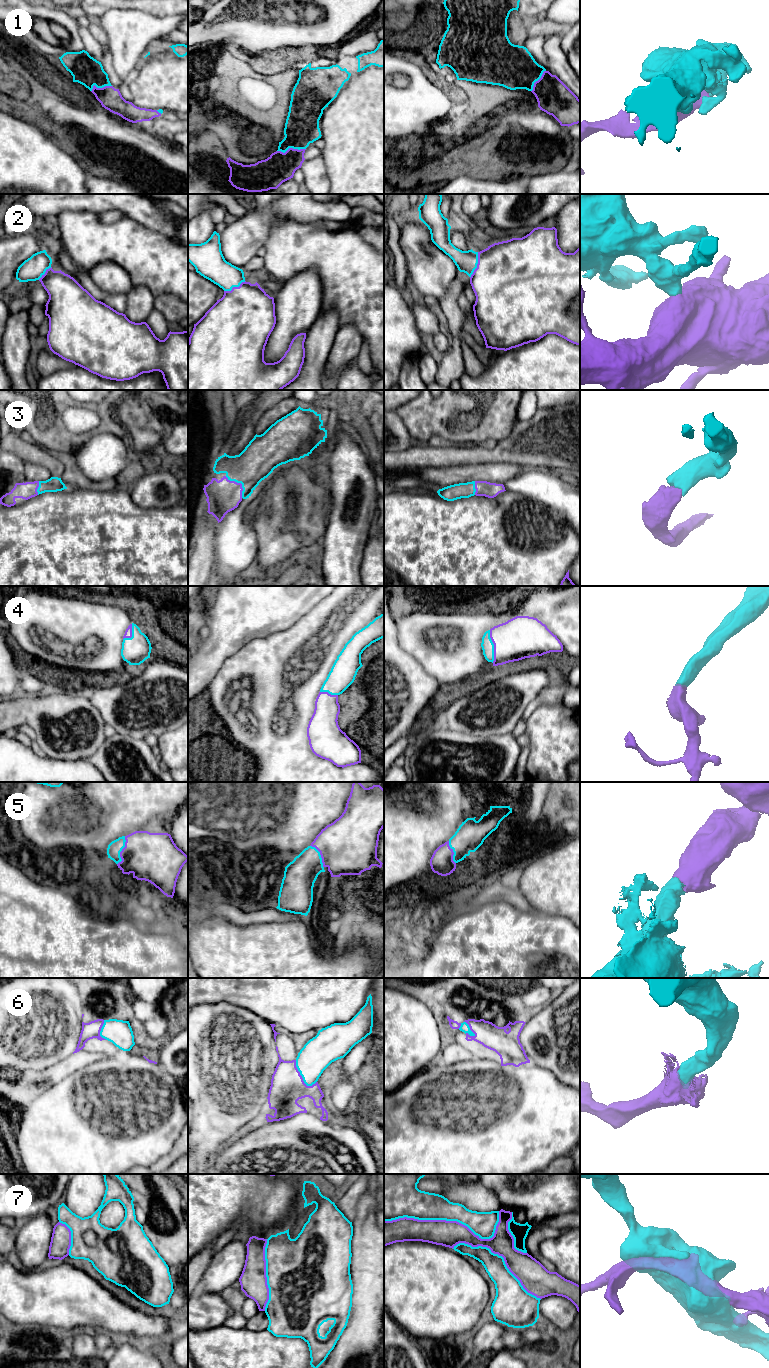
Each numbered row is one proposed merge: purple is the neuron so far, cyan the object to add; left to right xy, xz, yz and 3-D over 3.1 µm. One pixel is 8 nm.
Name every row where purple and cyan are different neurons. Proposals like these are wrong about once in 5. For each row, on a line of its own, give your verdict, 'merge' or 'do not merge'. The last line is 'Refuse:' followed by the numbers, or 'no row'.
1: merge
2: merge
3: merge
4: merge
5: merge
6: merge
7: do not merge
Refuse: 7

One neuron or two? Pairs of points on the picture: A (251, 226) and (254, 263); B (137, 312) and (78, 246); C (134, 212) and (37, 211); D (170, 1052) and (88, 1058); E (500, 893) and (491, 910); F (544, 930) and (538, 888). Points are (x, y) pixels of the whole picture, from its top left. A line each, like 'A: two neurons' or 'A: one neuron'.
A: two neurons
B: two neurons
C: one neuron
D: two neurons
E: two neurons
F: two neurons

